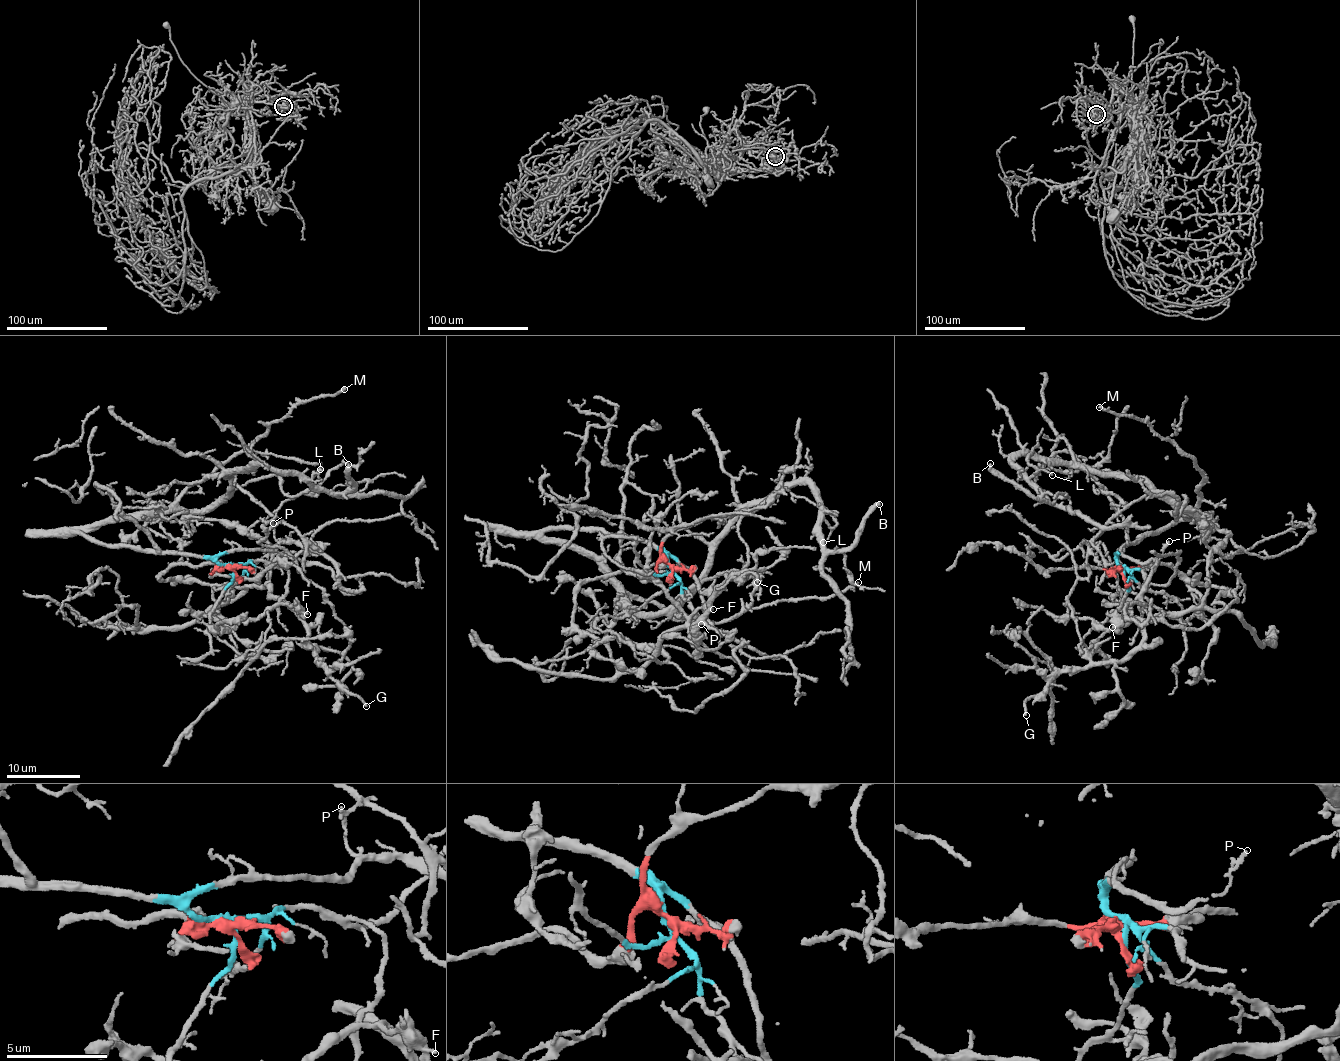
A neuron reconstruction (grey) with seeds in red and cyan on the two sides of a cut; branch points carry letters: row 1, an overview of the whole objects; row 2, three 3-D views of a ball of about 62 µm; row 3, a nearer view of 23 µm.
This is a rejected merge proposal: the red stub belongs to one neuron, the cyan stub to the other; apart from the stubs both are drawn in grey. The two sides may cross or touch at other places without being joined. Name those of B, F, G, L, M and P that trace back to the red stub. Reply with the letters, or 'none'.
F, G

